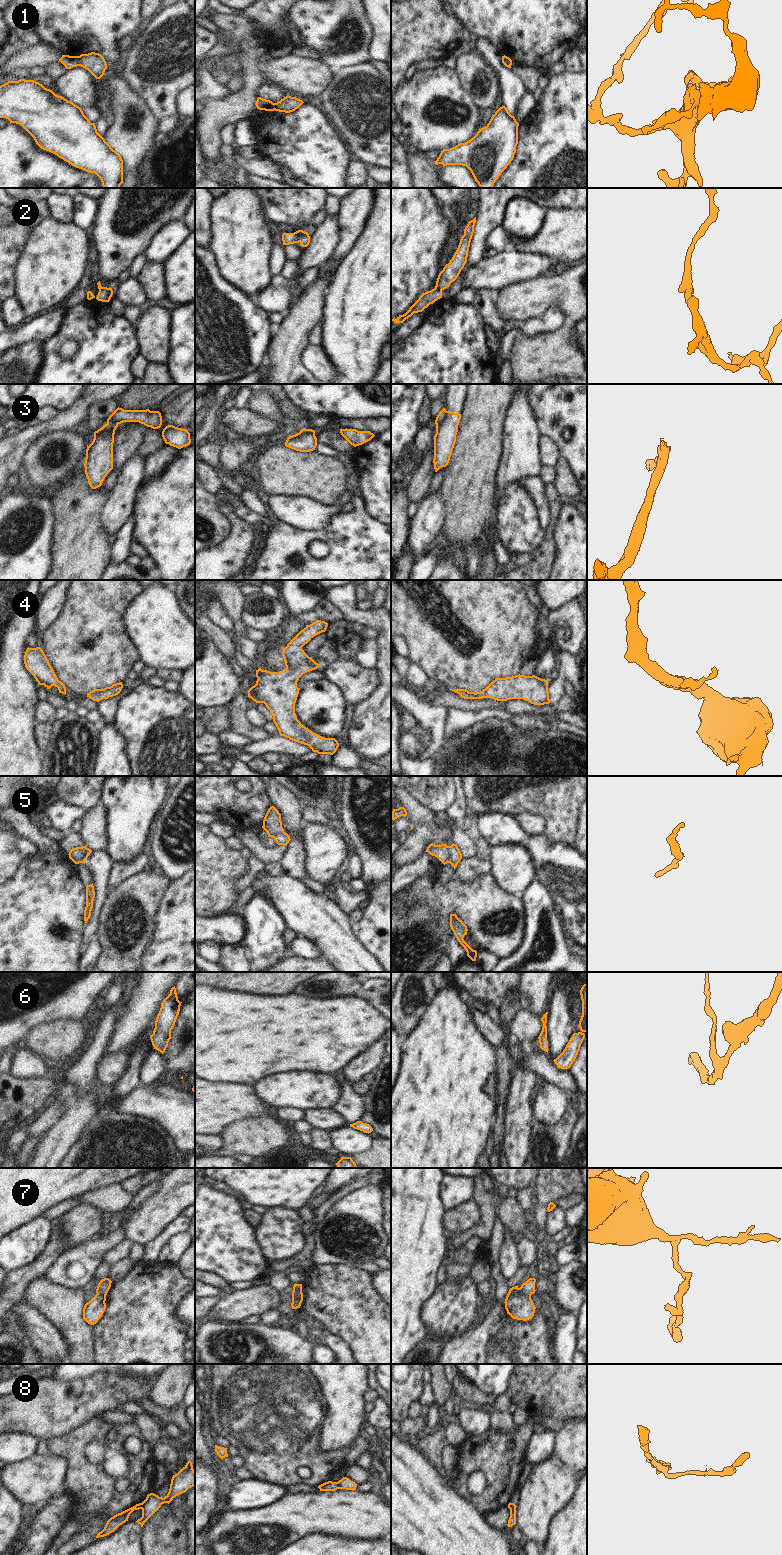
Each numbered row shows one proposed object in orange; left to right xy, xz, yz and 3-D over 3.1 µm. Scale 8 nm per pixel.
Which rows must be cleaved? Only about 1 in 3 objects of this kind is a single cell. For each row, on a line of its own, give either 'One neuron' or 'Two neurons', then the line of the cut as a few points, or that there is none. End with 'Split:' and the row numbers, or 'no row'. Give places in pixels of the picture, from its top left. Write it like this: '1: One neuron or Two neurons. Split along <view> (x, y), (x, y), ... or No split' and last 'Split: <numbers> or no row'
1: Two neurons. Split along xy (78, 56), (79, 65)
2: Two neurons. Split along yz (435, 287), (441, 291)
3: Two neurons. Split along yz (447, 411), (444, 419), (436, 424)
4: One neuron. No split
5: Two neurons. Split along yz (447, 846), (448, 862)
6: One neuron. No split
7: Two neurons. Split along yz (530, 1295), (512, 1294), (506, 1299)
8: Two neurons. Split along xz (336, 1482), (338, 1488)
Split: 1, 2, 3, 5, 7, 8

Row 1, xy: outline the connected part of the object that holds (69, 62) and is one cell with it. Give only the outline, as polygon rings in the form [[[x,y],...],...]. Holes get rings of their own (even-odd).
[[[62,55],[59,61],[65,66],[66,69],[79,66],[79,56]]]

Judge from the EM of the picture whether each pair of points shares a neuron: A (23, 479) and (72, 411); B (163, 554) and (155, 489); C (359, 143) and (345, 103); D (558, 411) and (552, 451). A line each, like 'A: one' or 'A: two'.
A: two
B: one
C: one
D: two

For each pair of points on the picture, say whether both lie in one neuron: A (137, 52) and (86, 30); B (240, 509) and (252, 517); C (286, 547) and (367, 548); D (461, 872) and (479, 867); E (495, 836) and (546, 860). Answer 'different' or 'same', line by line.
A: different
B: same
C: same
D: same
E: same

